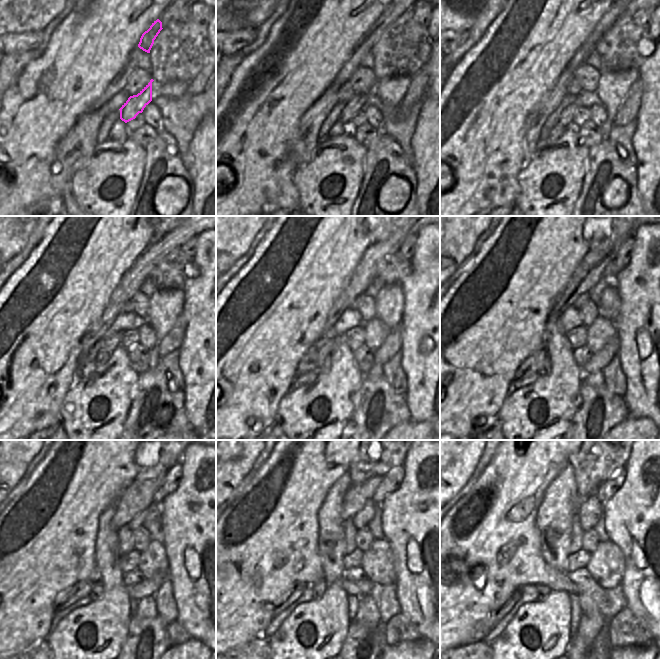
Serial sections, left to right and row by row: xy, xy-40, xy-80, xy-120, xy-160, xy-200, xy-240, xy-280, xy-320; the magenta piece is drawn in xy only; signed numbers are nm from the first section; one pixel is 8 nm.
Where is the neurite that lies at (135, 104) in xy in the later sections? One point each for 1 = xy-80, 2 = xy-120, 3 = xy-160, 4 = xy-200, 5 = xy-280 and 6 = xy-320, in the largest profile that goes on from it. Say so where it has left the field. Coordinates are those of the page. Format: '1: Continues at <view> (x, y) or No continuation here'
1: Continues at xy-80 (566, 117)
2: Continues at xy-120 (110, 344)
3: Continues at xy-160 (305, 366)
4: Continues at xy-200 (529, 366)
5: Continues at xy-280 (299, 589)
6: Continues at xy-320 (495, 616).

